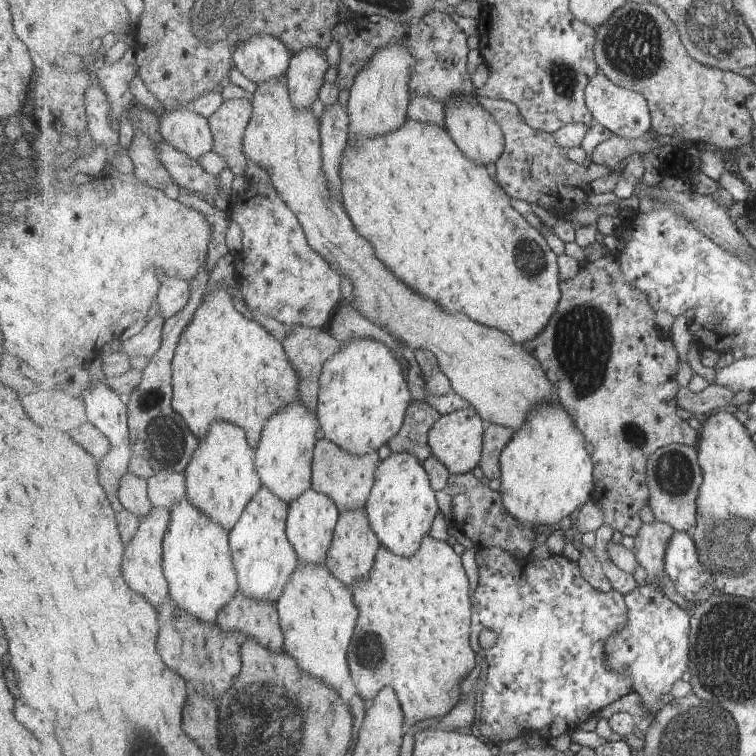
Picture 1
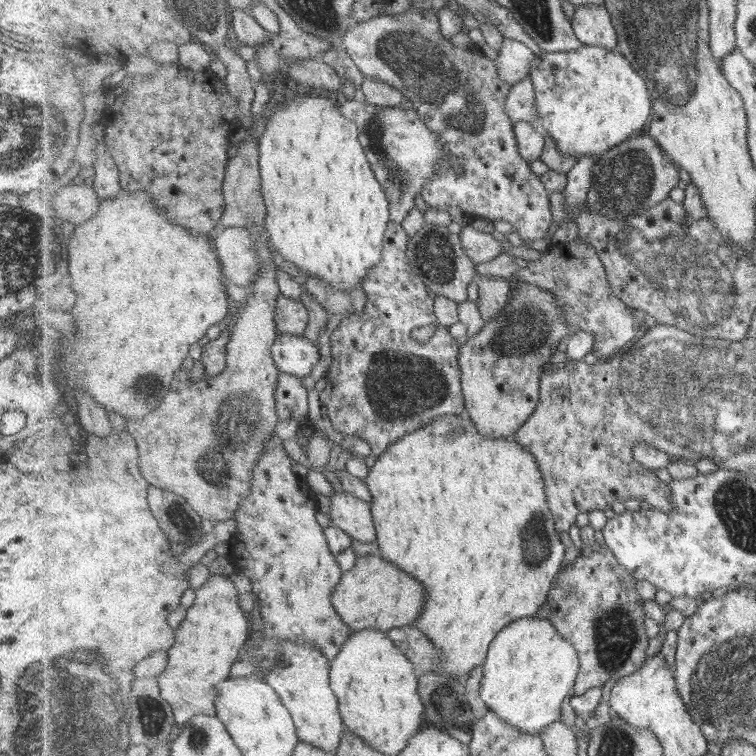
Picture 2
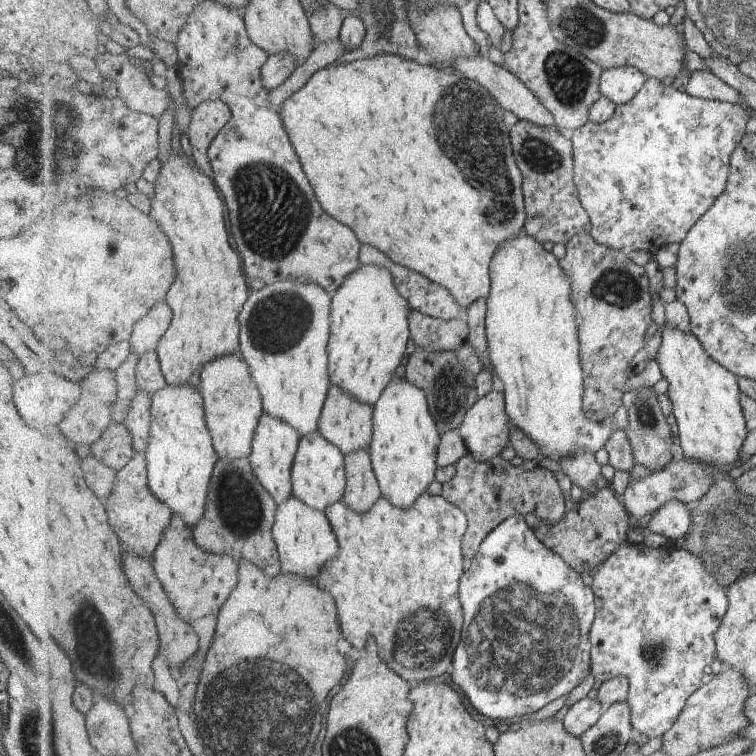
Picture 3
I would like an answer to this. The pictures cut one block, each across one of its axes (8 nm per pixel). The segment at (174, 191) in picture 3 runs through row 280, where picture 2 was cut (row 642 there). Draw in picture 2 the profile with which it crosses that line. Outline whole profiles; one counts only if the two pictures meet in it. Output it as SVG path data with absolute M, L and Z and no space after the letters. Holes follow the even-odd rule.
M215 574L201 588L195 590L196 598L187 610L186 617L181 621L177 632L175 646L171 648L169 668L159 676L161 694L172 706L176 722L185 726L194 716L216 716L217 685L231 677L233 665L248 647L251 638L250 616L239 606L239 592L229 576Z

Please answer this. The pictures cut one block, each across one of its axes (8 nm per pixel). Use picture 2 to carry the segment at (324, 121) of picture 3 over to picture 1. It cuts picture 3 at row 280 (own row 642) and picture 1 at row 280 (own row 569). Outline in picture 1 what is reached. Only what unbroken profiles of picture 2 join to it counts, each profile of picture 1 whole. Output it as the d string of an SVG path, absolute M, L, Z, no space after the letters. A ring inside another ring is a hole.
M408 119L405 125L397 131L373 139L360 139L353 145L349 143L342 161L341 177L343 187L340 195L357 233L375 248L376 256L408 286L413 286L415 291L419 290L421 294L429 296L431 300L437 300L441 304L441 308L445 306L447 313L464 313L480 324L500 329L507 333L517 345L525 346L527 342L534 340L545 331L552 317L557 313L557 306L561 301L559 284L562 281L558 256L551 250L551 246L547 244L545 236L539 232L538 227L533 228L525 220L524 214L519 214L511 206L511 196L502 188L498 180L495 182L491 178L486 166L477 165L475 161L465 157L447 129L440 128L439 125Z

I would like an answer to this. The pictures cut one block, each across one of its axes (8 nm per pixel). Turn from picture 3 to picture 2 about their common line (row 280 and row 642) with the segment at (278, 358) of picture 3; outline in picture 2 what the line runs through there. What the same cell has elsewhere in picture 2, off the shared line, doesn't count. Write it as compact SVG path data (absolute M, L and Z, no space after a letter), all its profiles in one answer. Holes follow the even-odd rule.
M287 640L280 651L280 665L267 676L267 684L277 688L283 704L290 710L301 741L336 753L347 726L340 713L340 702L330 681L331 660L313 644L295 644Z

